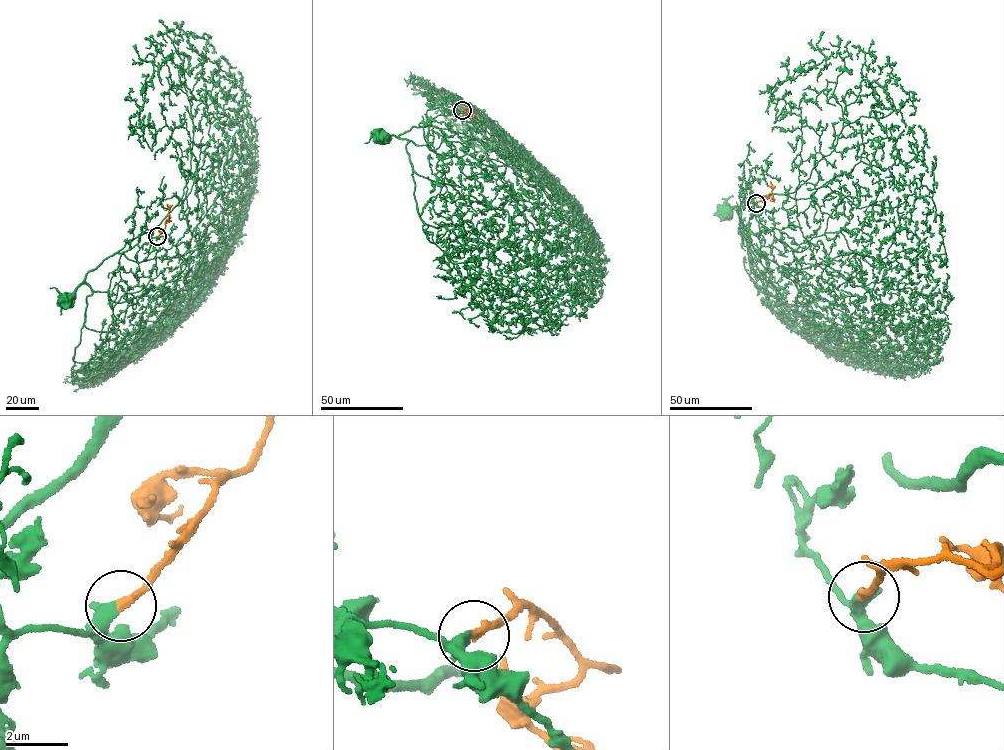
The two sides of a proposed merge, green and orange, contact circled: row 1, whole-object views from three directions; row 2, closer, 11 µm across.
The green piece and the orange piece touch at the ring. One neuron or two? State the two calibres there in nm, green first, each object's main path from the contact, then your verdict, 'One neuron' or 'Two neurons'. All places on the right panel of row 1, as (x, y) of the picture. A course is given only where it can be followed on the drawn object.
Thickness 480 nm (green) against 260 nm. Course of green: (756, 203), (772, 213), (774, 229), (759, 231), (759, 256), (766, 259), (751, 244), (738, 208), (726, 210). Course of orange: (756, 203), (764, 201), (771, 192), (770, 181). One neuron

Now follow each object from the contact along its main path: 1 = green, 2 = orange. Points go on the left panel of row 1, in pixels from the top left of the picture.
1: (157, 236), (168, 234), (173, 246), (157, 257), (142, 295), (117, 303), (106, 292), (81, 284), (64, 299)
2: (157, 236), (168, 218), (167, 203)

